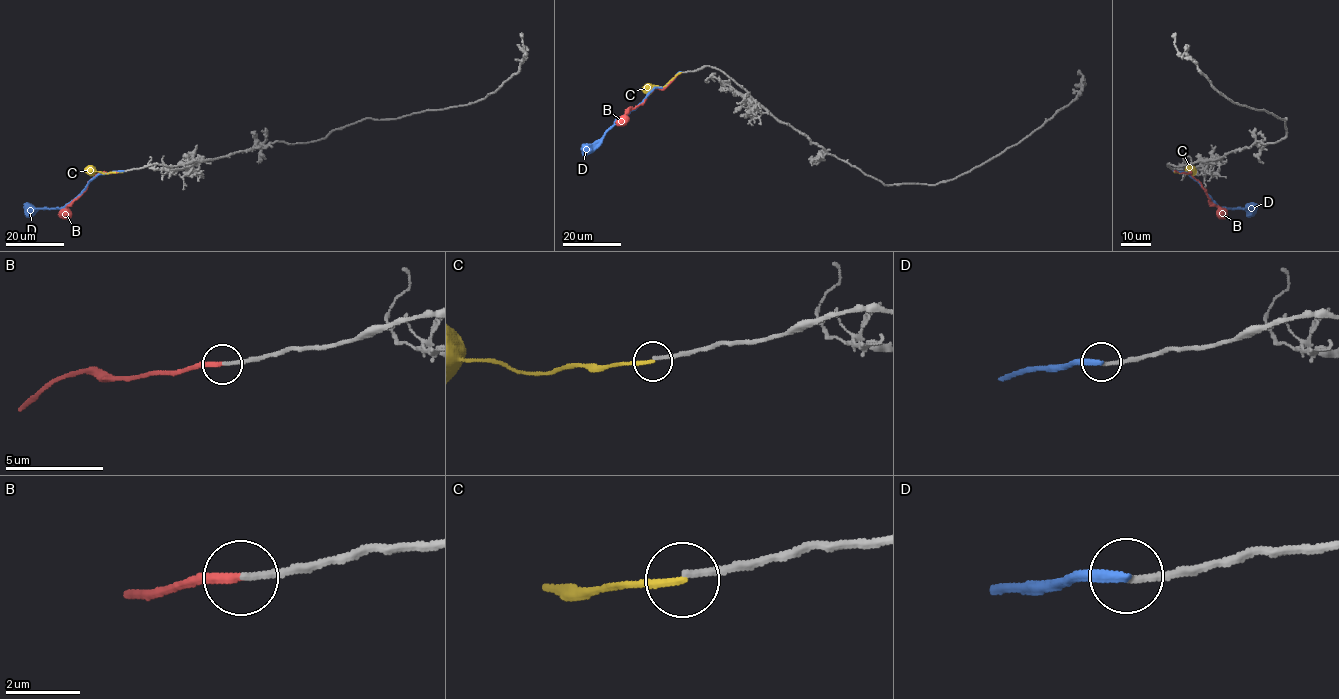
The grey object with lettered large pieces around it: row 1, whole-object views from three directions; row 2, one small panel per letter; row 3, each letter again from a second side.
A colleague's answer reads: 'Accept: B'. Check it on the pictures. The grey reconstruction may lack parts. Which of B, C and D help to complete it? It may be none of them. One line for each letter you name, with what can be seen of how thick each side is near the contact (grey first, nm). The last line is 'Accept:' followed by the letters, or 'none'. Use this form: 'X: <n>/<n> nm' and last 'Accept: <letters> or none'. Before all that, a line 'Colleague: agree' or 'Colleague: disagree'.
Colleague: agree
B: 190/240 nm
Accept: B

